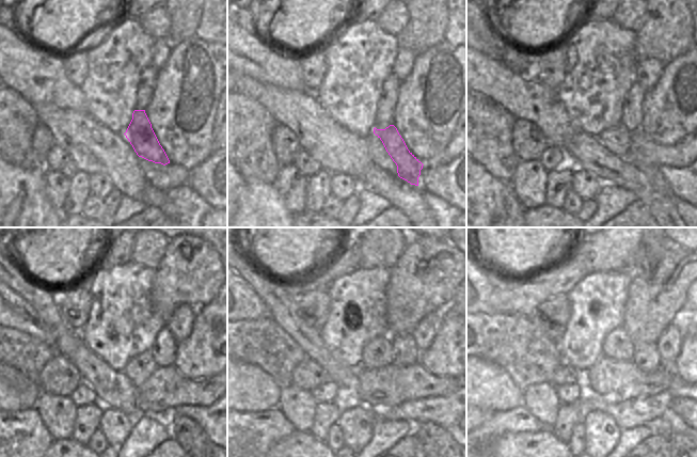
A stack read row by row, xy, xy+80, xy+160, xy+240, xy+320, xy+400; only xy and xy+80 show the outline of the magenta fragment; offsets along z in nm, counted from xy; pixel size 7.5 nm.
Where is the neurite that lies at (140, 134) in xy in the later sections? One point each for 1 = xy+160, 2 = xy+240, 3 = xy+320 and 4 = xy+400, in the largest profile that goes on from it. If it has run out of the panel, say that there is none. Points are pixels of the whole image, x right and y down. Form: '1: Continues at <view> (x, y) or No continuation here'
1: Continues at xy+160 (652, 174)
2: Continues at xy+240 (190, 436)
3: Continues at xy+320 (438, 444)
4: Continues at xy+400 (680, 444).

